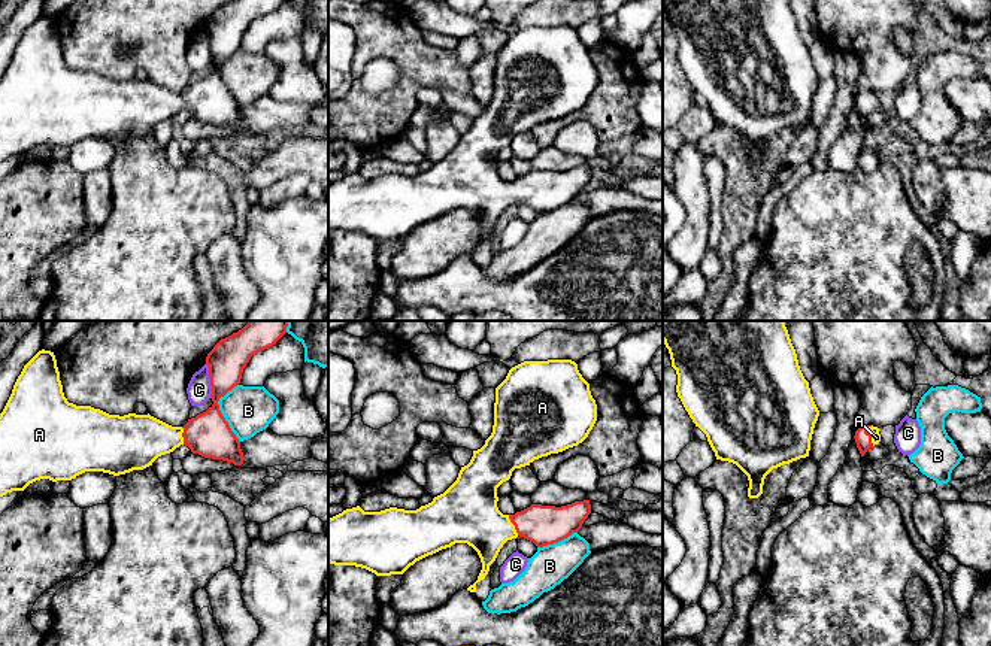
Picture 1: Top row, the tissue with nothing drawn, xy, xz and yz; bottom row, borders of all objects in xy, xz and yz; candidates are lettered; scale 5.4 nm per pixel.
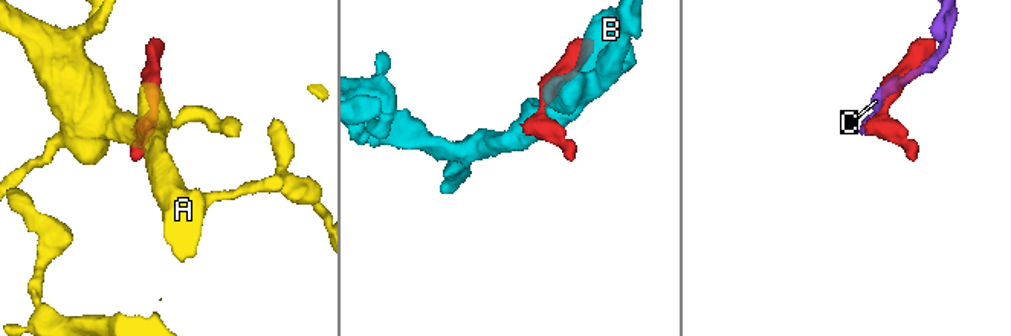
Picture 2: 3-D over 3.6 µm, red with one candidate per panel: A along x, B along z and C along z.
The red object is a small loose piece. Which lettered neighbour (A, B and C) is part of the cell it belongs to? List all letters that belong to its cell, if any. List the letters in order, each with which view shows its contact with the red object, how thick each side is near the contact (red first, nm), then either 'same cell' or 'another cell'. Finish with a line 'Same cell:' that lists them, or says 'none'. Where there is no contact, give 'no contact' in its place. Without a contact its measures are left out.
A: contact in yz; calibres 90 and 50 nm; same cell
B: contact in xy; calibres 240 and 260 nm; another cell
C: contact in xy; calibres 200 and 130 nm; another cell
Same cell: A

